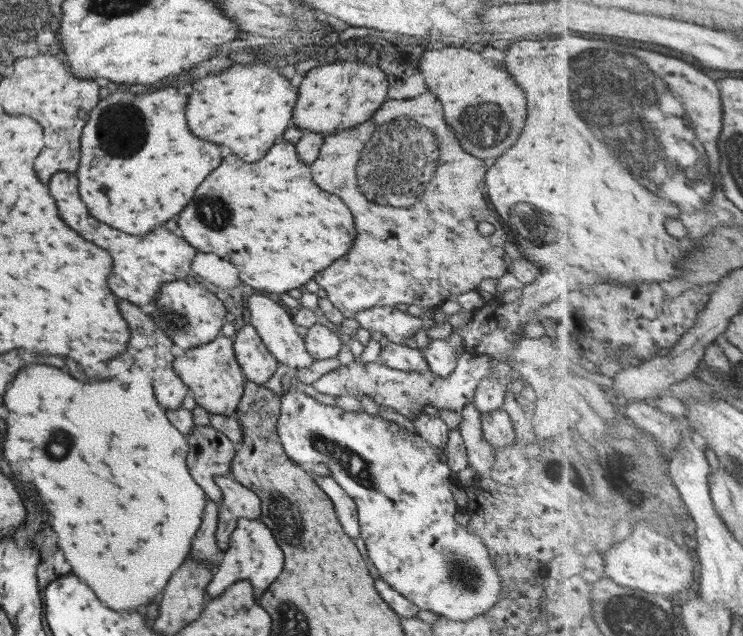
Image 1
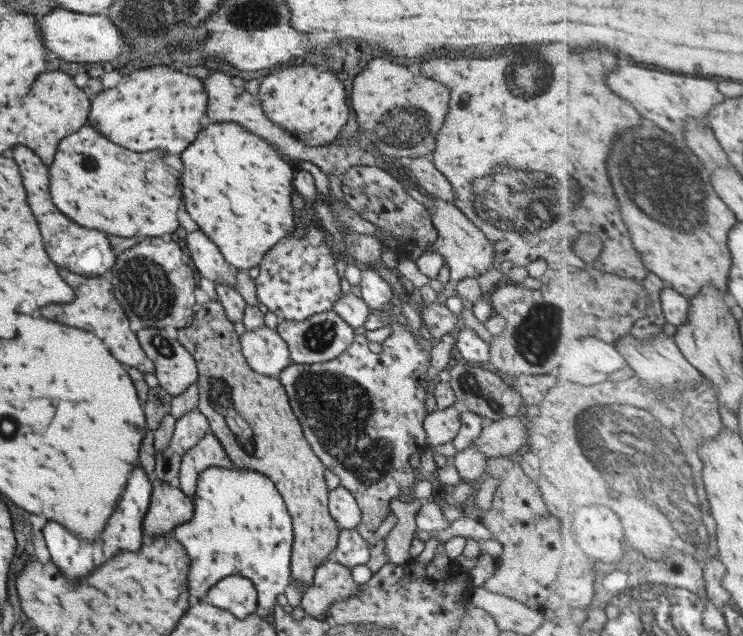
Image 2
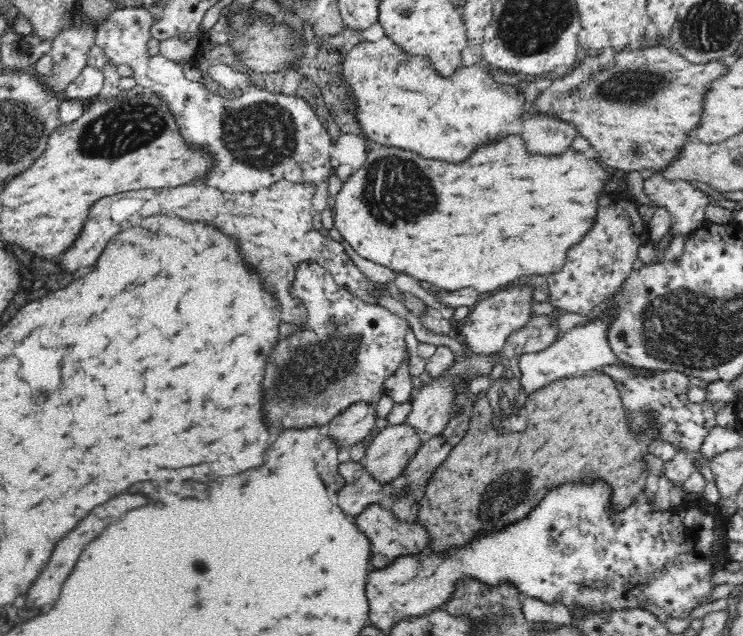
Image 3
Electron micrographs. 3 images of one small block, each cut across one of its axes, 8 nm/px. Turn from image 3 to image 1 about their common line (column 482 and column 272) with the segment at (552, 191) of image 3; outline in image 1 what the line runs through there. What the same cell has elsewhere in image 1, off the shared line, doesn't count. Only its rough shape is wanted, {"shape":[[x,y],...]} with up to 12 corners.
{"shape":[[295,144],[228,156],[178,226],[287,293],[354,240]]}

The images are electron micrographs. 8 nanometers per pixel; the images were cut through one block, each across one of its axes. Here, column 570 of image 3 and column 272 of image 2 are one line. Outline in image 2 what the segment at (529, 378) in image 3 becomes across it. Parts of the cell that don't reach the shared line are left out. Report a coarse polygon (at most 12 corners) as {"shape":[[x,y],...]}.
{"shape":[[264,325],[239,337],[255,373],[279,379],[292,363],[287,342]]}

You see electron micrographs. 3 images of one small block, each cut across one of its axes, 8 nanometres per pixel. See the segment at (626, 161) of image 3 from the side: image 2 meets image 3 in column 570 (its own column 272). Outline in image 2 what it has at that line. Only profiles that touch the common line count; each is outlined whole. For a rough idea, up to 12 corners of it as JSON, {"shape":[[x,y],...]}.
{"shape":[[312,66],[268,74],[264,114],[306,146],[340,140],[344,84]]}

